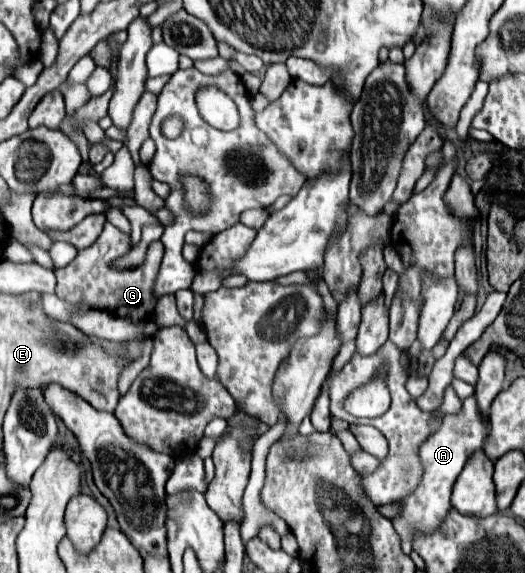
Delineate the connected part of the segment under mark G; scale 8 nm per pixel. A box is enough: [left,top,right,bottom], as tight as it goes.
[55,222,165,324]

